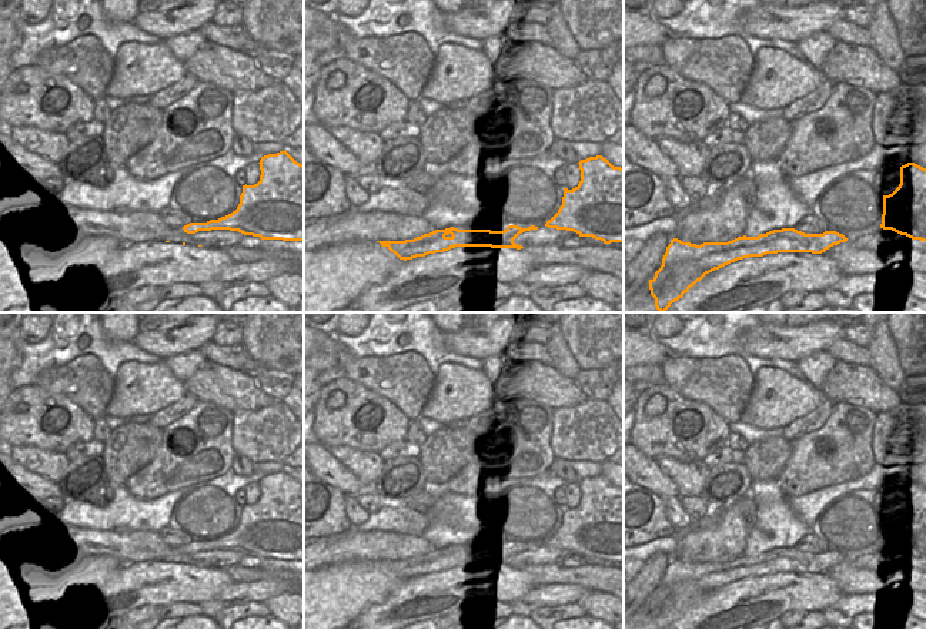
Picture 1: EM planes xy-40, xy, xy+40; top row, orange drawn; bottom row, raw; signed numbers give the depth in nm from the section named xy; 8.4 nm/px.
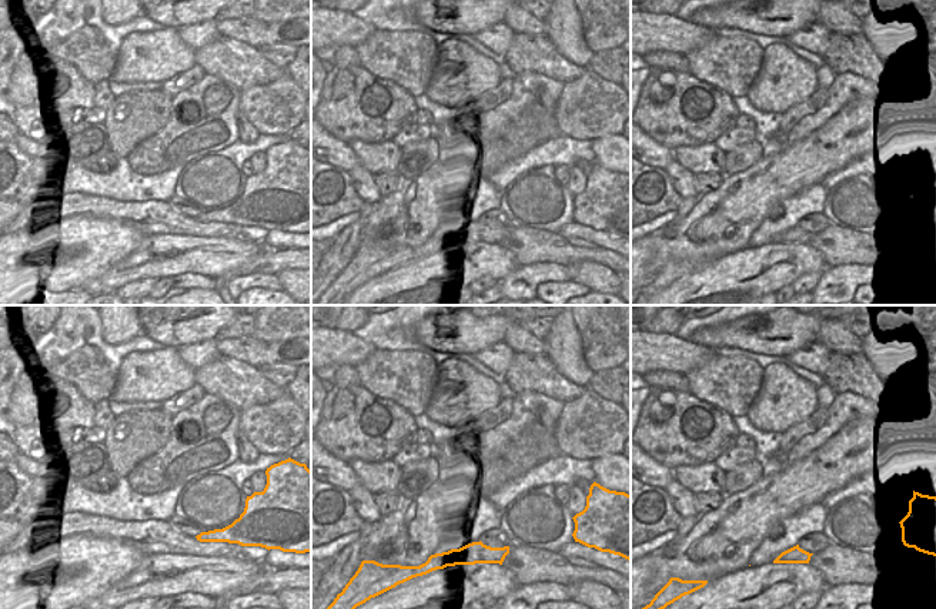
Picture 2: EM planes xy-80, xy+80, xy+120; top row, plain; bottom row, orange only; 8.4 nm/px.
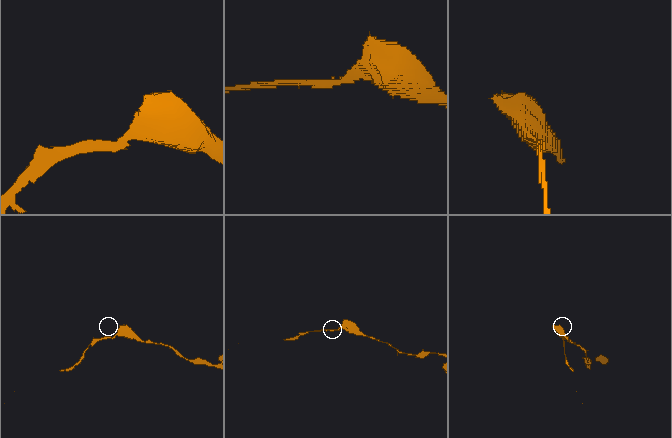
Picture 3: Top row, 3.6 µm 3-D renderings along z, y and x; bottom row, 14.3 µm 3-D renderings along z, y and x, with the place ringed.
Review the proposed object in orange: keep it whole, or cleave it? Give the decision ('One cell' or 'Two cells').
One cell

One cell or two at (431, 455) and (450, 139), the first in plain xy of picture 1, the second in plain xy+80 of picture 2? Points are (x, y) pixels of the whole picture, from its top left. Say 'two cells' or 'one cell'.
one cell

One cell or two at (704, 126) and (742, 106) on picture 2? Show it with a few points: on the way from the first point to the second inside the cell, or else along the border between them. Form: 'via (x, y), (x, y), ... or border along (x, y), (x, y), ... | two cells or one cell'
border along (731, 97), (741, 113) | two cells

